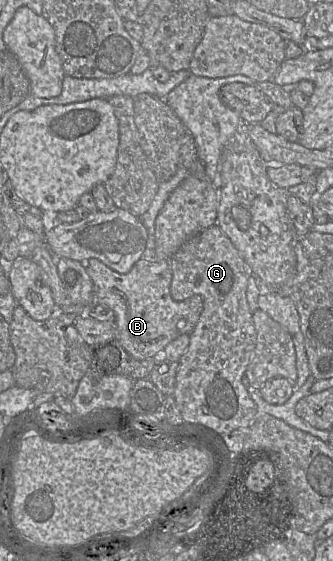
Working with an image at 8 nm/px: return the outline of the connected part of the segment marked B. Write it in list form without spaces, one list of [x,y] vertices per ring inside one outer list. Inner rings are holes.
[[[96,258],[81,263],[93,282],[95,303],[114,311],[116,339],[137,360],[152,358],[177,337],[191,334],[199,321],[204,307],[201,296],[194,295],[183,301],[175,301],[170,295],[170,261],[141,258],[126,274],[112,270]]]

